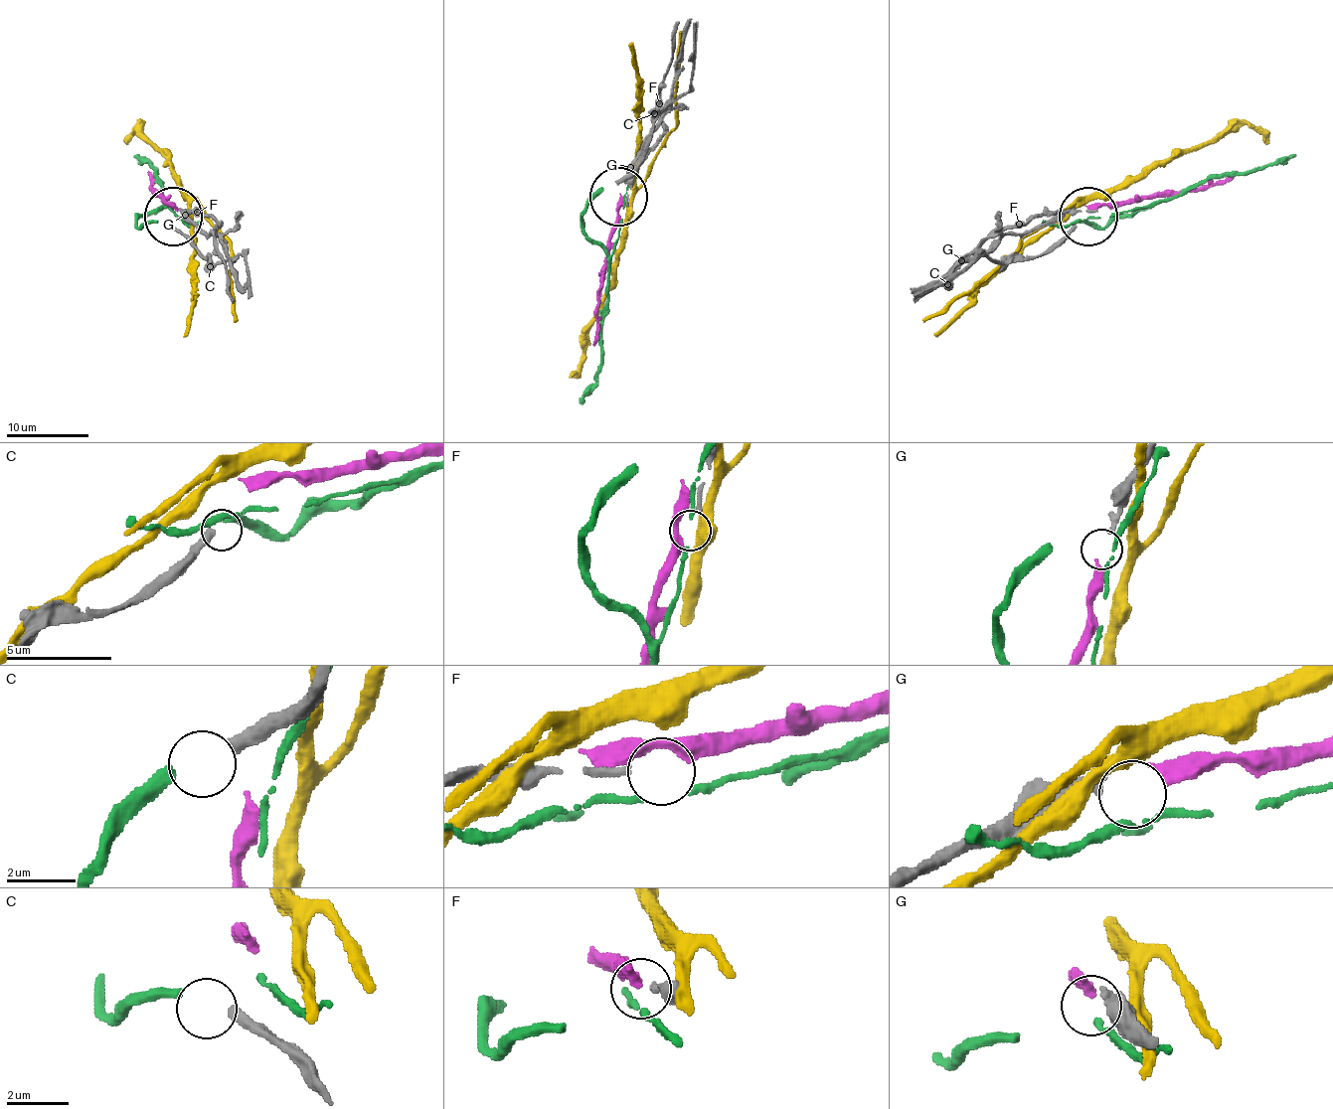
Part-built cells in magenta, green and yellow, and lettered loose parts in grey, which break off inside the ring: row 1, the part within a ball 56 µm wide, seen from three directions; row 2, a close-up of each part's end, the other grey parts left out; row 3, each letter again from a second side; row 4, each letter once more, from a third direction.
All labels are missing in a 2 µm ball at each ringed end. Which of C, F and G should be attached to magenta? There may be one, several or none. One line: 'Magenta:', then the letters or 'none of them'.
Magenta: G

